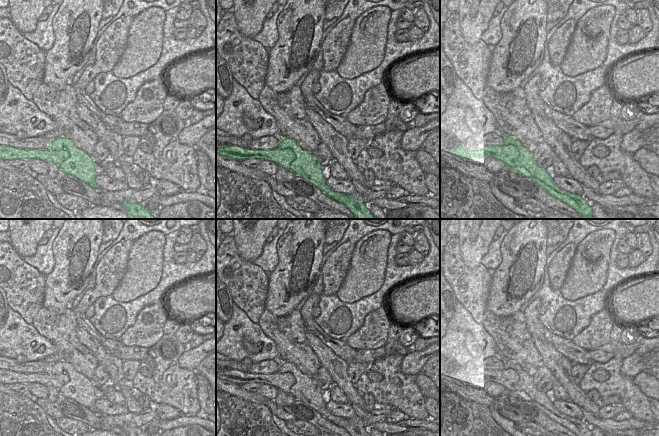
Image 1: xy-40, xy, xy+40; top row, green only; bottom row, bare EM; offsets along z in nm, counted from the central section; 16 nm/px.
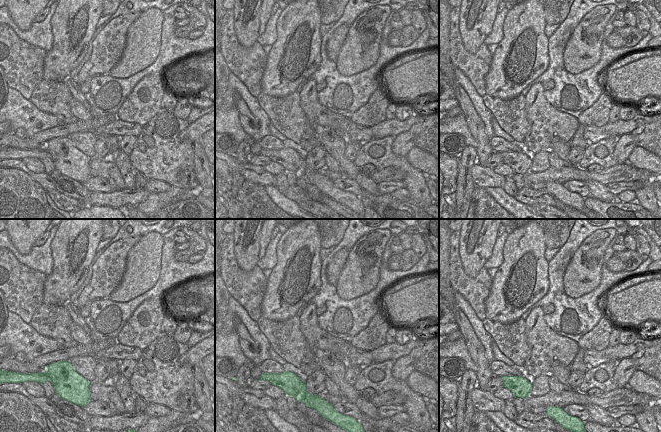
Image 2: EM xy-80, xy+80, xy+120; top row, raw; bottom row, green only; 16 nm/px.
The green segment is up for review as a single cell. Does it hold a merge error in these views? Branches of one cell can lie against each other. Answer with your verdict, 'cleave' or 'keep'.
cleave

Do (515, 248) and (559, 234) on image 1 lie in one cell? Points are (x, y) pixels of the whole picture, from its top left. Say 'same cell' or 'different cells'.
different cells

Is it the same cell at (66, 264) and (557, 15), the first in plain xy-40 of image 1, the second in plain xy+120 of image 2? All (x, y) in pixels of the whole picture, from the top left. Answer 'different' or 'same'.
different

